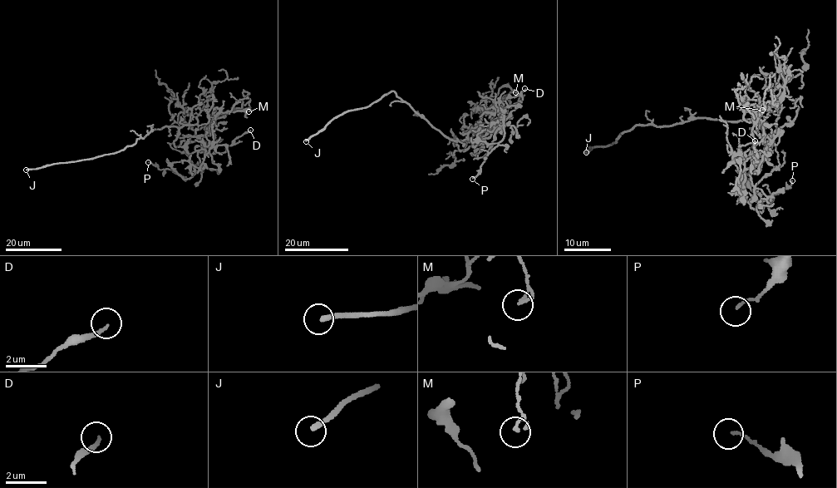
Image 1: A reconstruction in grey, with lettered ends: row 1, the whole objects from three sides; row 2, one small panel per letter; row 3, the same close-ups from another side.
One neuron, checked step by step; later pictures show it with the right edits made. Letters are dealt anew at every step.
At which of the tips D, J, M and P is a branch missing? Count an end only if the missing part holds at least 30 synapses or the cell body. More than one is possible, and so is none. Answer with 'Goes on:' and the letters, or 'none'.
Goes on: J

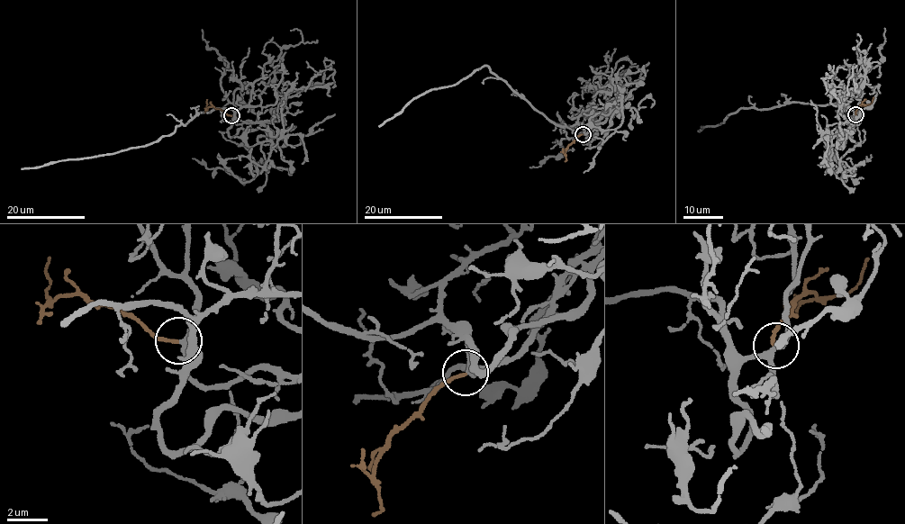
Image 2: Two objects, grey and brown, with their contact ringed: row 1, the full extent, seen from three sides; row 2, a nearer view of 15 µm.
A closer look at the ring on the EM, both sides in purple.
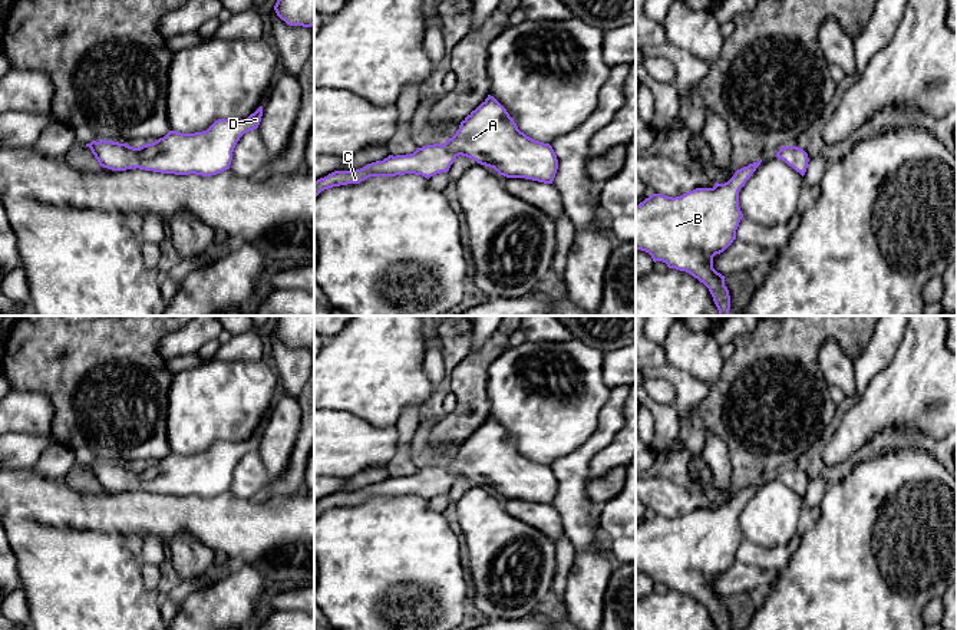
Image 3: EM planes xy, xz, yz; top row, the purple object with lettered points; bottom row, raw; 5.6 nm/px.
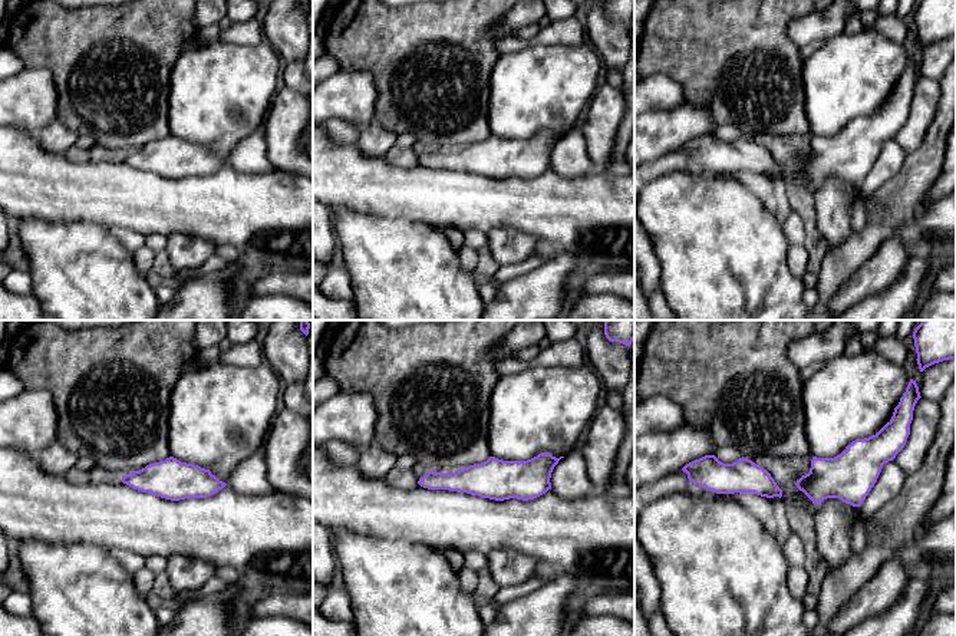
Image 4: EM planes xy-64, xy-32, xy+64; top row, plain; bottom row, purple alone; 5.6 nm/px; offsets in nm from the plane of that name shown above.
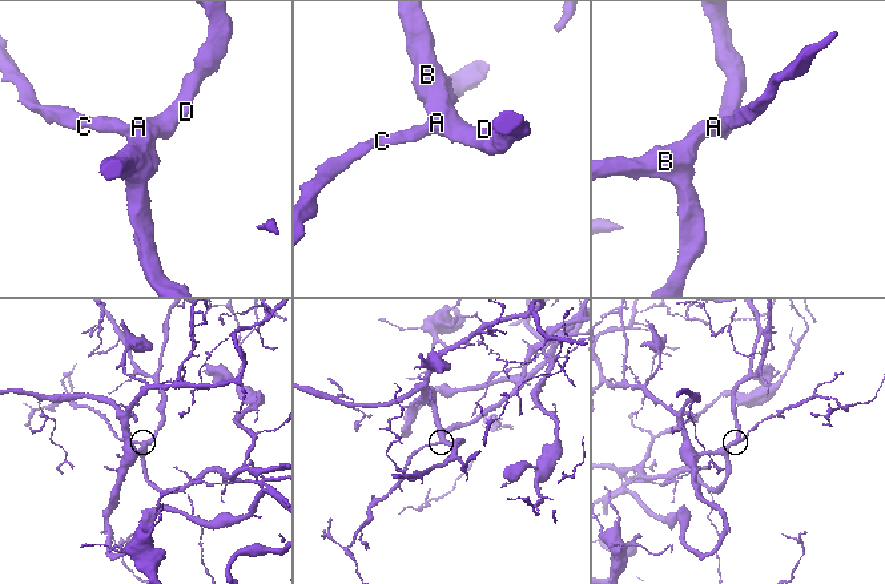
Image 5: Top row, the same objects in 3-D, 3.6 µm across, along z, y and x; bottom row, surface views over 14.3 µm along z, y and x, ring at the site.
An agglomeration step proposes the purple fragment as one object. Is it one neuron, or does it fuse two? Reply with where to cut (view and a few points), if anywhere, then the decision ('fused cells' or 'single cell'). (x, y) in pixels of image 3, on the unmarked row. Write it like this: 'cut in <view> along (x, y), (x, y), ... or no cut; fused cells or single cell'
no cut; single cell

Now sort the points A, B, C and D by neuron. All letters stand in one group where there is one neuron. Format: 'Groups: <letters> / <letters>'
Groups: A B C D

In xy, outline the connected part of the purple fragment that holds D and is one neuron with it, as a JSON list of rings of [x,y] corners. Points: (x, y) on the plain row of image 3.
[[[260,428],[247,441],[218,441],[207,452],[181,455],[169,452],[164,459],[139,469],[100,461],[86,465],[99,486],[112,492],[145,491],[175,497],[211,498],[230,491],[240,459],[258,449]]]

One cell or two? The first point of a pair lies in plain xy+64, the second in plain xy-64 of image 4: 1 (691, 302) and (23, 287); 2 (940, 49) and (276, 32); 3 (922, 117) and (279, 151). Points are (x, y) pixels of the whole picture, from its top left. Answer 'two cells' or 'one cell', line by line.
1: two cells
2: one cell
3: one cell

